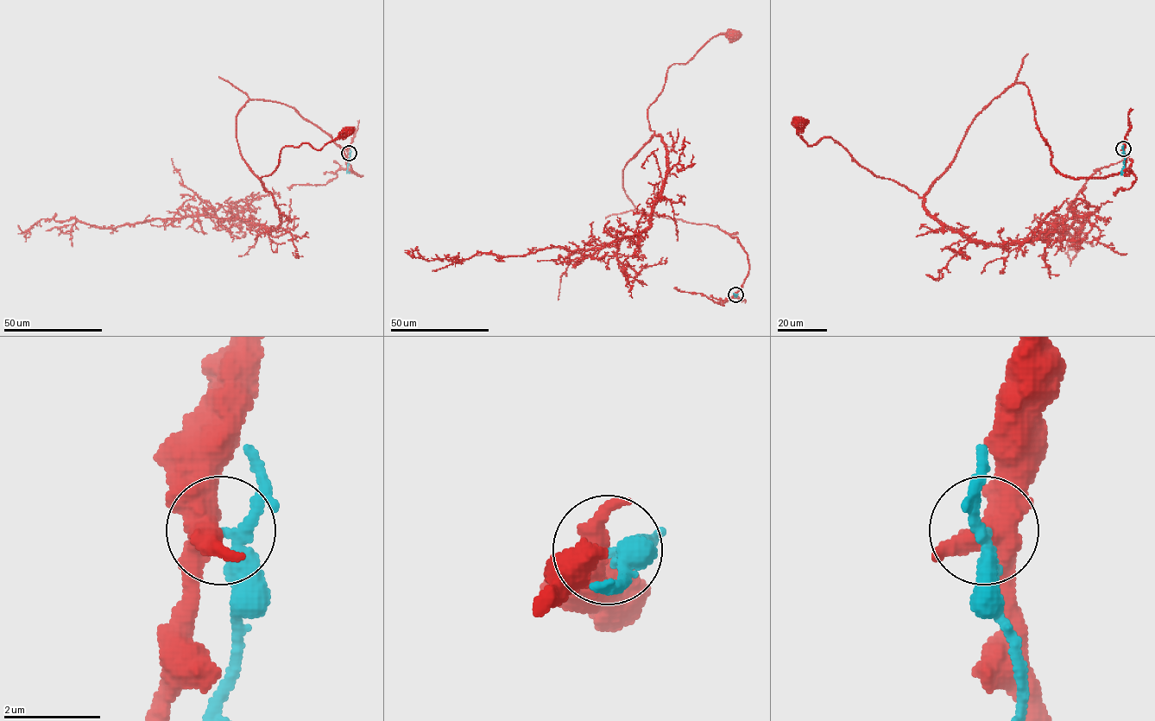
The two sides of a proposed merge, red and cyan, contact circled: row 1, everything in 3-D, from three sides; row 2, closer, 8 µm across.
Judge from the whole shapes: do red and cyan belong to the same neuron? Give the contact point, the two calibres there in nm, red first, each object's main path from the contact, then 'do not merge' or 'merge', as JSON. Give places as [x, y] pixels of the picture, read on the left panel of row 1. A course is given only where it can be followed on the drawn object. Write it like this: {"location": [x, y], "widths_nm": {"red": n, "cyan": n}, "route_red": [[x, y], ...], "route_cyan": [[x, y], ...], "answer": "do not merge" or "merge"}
{"location": [349, 153], "widths_nm": {"red": 460, "cyan": 260}, "route_red": [[349, 153], [362, 175], [284, 104], [250, 99], [236, 117], [266, 192], [284, 147], [320, 149], [346, 131]], "route_cyan": [[349, 153], [346, 171], [349, 171]], "answer": "do not merge"}

